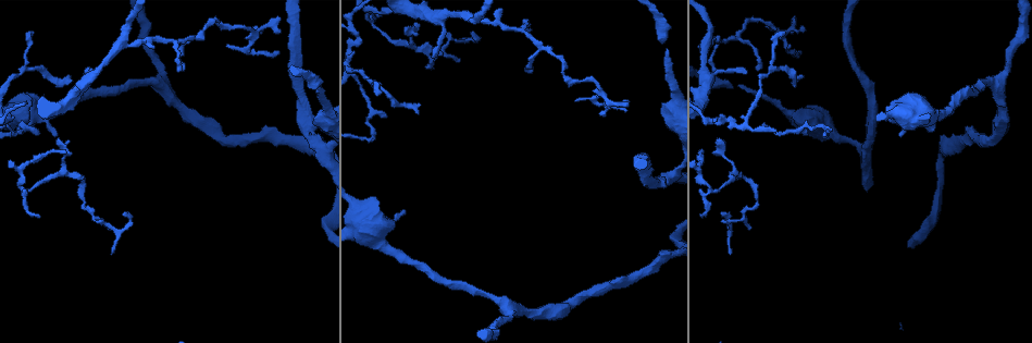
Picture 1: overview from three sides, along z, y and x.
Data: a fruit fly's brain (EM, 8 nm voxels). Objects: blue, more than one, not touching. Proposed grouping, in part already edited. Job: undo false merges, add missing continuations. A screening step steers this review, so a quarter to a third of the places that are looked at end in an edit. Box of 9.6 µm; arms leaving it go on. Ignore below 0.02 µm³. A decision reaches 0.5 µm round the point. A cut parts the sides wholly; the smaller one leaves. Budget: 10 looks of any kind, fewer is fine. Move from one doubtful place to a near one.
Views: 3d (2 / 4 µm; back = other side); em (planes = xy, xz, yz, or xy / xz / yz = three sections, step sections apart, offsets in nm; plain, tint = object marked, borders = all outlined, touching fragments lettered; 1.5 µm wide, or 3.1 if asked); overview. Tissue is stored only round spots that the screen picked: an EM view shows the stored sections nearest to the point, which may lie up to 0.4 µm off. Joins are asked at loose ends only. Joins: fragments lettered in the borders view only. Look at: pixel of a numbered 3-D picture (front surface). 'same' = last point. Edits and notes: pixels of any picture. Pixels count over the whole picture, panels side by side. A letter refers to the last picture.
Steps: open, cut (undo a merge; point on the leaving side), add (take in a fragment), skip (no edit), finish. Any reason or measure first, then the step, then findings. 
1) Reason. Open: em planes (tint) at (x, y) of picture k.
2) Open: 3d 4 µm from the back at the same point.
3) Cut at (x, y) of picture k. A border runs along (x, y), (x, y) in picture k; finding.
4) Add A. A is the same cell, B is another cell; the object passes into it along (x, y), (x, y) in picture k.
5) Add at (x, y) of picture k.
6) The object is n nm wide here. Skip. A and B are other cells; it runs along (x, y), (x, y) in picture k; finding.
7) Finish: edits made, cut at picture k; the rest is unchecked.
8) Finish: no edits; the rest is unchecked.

Thin end. Open: 3d 2 µm from the back at (751, 227) of picture 1.

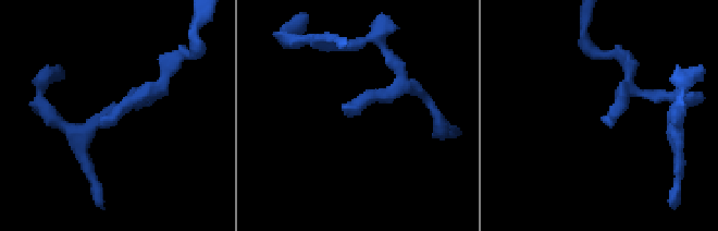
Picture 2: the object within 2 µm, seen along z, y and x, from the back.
Open: em planes (borders) at (98, 121) of picture 2.

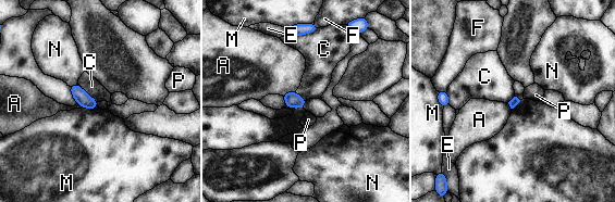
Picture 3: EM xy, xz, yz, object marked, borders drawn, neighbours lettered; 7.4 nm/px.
Skip. A, C, E, F, M, N and P are other cells; none of them fits.

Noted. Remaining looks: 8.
Branch stops here. Open: em yz step 8 (tint) at (28, 31) of picture 1.

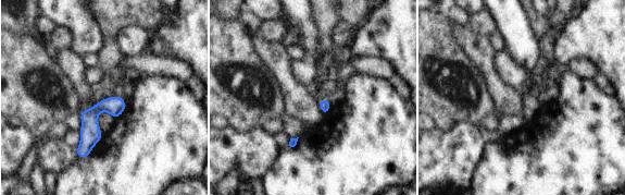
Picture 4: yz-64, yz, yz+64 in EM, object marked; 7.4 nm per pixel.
Cut it another way. Open: em planes (borders) at the same point.

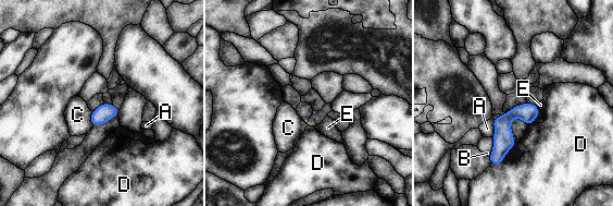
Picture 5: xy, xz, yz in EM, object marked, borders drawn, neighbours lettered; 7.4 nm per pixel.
Skip. A, B, C, D and E are other cells; it runs along (534, 107), (502, 124), (492, 160) in picture 5; no lettered fragment goes on from it.

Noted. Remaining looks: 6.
Branch stops here. Open: em xy step 8 (borders) at (182, 71) of picture 1.

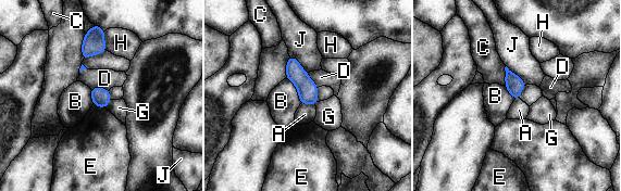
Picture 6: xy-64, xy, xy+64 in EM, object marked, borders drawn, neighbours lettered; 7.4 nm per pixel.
Skip. A, B, C, D, E, G, H and J are other cells; no lettered fragment goes on from it.

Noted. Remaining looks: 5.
Tapers out. Open: 3d 2 µm at (402, 210) of picture 1.

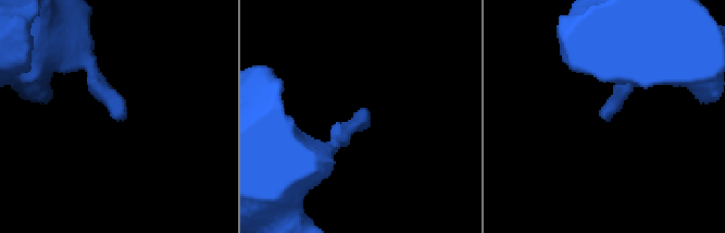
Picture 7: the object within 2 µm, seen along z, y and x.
Now the EM. Open: em planes (borders) at (116, 121) of picture 7.

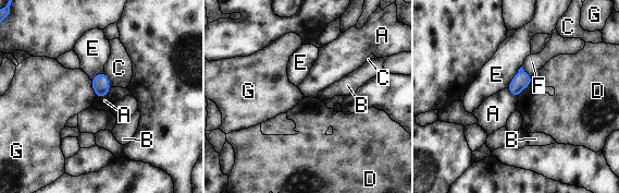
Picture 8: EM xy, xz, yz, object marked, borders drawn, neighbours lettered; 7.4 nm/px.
Skip. A, B, C, D, E, F and G are other cells; a border runs along (506, 88), (517, 97) in picture 8; none of them fits.

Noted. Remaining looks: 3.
Finish: no edits; the rest is unchecked.

